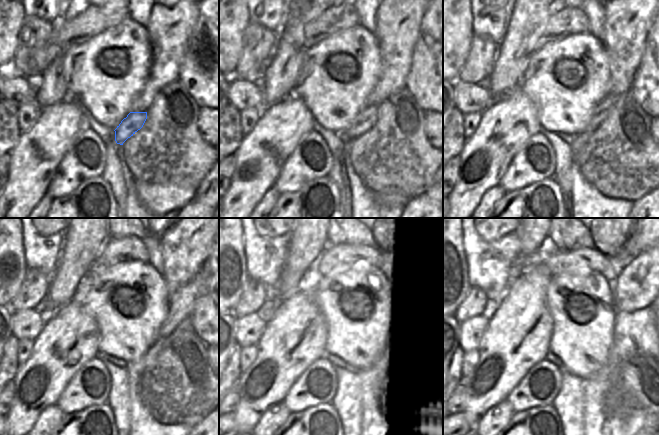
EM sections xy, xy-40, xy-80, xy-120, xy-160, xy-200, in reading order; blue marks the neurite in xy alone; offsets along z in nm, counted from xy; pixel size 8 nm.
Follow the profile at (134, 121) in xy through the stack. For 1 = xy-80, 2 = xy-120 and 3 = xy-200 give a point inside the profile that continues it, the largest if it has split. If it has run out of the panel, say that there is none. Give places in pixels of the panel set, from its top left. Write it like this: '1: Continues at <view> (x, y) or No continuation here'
1: Continues at xy-80 (600, 111)
2: Continues at xy-120 (181, 302)
3: Continues at xy-200 (638, 284).

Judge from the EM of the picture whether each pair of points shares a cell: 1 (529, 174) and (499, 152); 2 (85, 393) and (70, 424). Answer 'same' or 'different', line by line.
1: different
2: different

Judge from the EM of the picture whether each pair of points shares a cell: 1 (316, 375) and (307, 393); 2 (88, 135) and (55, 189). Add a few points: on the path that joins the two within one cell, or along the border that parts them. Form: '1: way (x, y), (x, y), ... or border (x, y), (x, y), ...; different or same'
1: way (316, 379), (316, 384), (311, 389); same
2: way (73, 143), (72, 170), (69, 174); same

